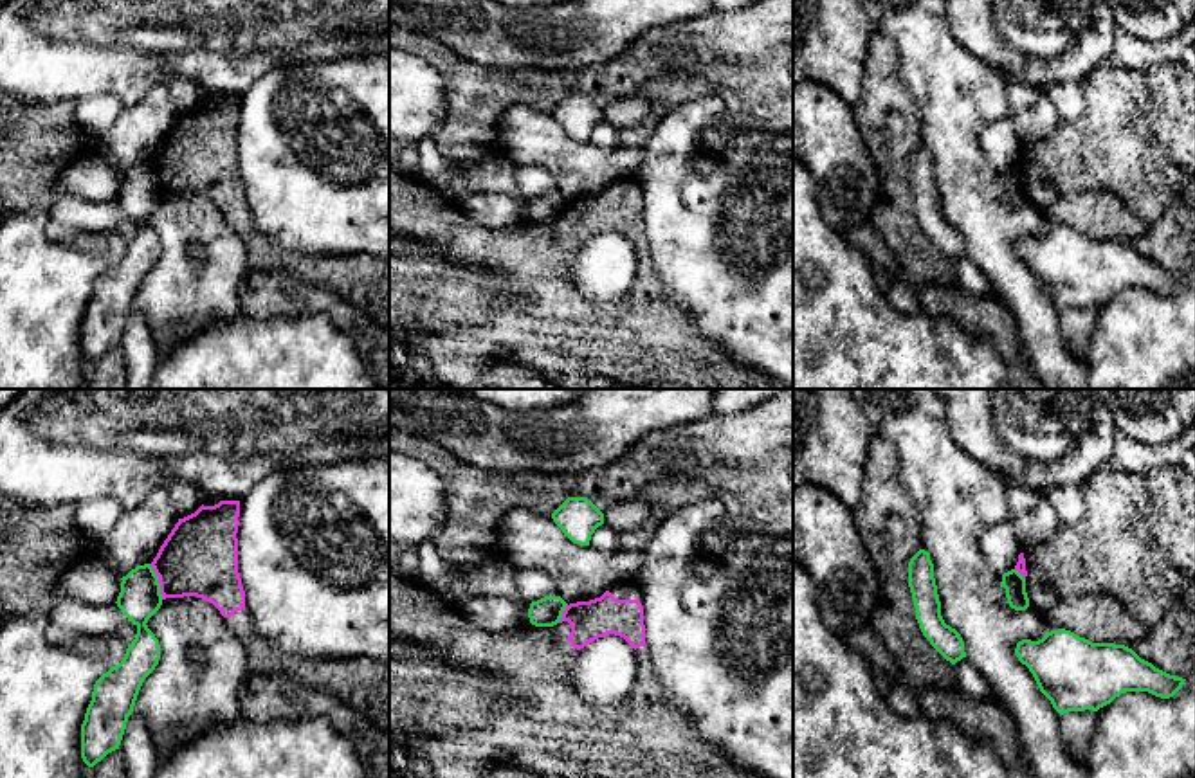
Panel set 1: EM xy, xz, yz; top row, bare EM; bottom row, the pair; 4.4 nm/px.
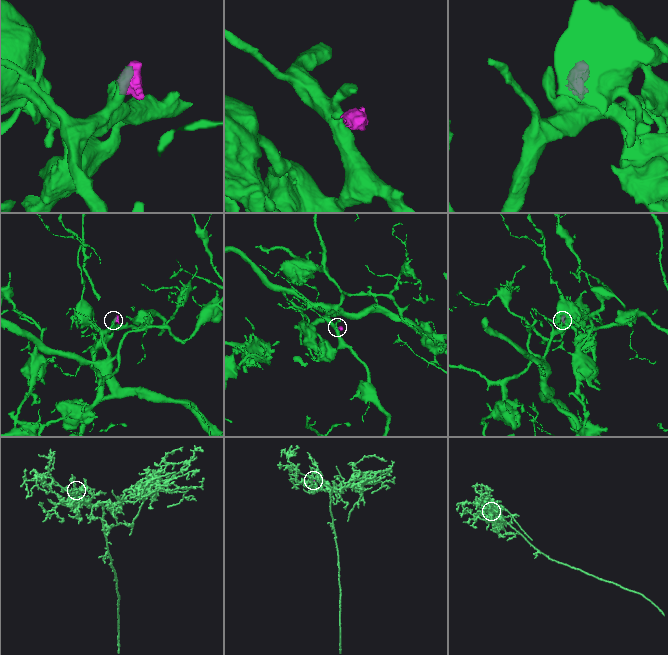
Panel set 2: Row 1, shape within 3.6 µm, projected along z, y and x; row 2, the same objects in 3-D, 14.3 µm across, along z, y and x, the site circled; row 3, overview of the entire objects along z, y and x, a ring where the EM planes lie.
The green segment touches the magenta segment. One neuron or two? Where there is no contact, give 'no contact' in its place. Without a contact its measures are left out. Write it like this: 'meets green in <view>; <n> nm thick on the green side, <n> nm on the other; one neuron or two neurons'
meets green in xy; 190 nm thick on the green side, 340 nm on the other; two neurons

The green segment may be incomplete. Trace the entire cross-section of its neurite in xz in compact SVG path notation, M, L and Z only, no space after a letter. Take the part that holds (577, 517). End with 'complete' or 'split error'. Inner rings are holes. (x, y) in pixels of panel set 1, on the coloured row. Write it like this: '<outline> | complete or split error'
M568 497L552 519L579 546L589 546L595 529L604 524L604 513L588 497Z | complete

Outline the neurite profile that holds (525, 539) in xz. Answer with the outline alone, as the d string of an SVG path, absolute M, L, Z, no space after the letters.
M526 508L503 517L497 544L514 567L546 571L568 605L600 598L611 585L631 578L642 562L640 553L573 544L552 517Z

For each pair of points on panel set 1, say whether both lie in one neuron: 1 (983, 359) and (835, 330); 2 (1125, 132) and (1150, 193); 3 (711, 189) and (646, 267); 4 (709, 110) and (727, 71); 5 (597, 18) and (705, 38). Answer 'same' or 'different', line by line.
1: same
2: same
3: different
4: different
5: different

